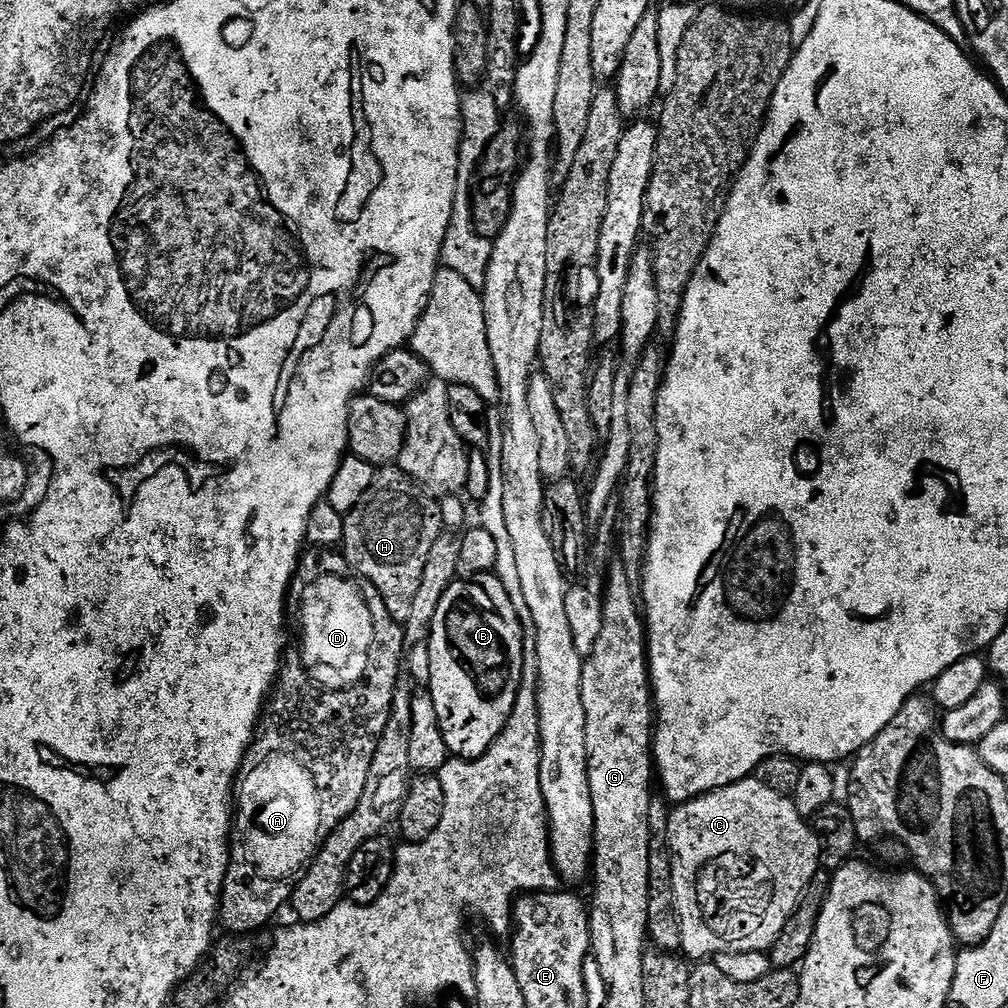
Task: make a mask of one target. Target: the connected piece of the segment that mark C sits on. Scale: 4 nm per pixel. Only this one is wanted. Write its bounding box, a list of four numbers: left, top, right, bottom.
[668,778,821,962]

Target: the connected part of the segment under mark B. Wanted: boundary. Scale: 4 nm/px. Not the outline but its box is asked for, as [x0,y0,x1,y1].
[426,574,524,760]

